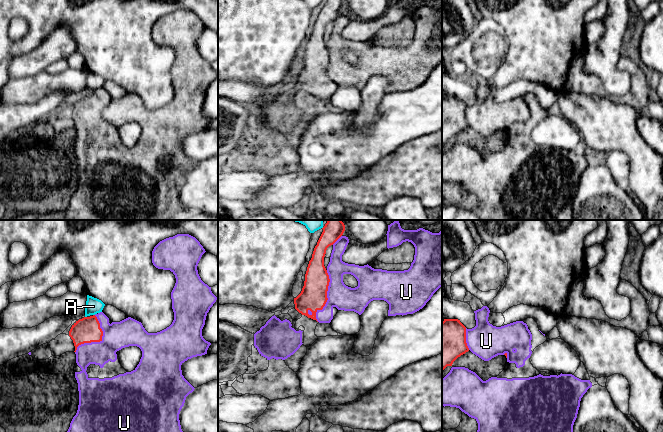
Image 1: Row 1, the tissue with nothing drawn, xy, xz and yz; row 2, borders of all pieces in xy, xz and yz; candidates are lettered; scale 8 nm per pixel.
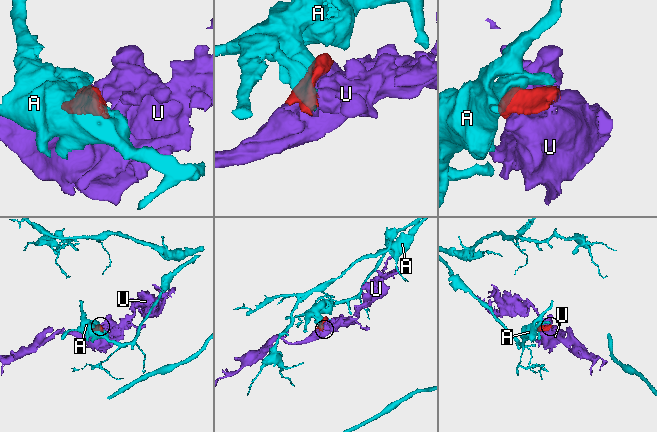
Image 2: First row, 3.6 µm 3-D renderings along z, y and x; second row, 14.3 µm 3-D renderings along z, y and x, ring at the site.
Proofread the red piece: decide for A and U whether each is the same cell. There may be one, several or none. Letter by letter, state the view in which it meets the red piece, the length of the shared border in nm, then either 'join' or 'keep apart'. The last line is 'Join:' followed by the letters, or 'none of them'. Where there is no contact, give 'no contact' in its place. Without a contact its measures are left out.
A: no contact | keep apart
U: xz | 420 nm | join
Join: U

